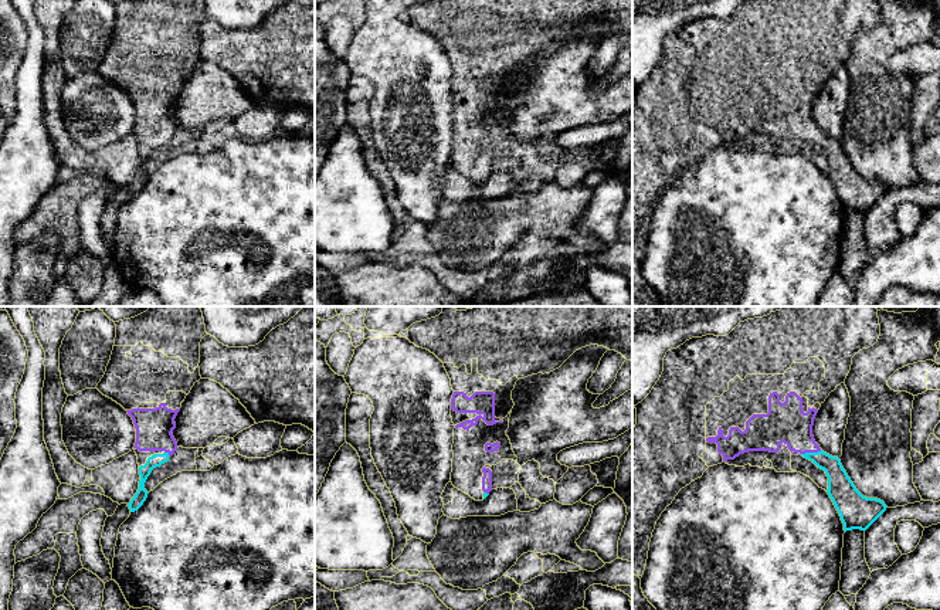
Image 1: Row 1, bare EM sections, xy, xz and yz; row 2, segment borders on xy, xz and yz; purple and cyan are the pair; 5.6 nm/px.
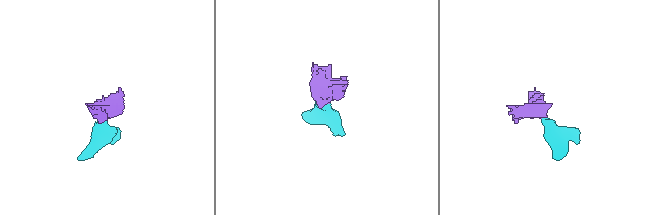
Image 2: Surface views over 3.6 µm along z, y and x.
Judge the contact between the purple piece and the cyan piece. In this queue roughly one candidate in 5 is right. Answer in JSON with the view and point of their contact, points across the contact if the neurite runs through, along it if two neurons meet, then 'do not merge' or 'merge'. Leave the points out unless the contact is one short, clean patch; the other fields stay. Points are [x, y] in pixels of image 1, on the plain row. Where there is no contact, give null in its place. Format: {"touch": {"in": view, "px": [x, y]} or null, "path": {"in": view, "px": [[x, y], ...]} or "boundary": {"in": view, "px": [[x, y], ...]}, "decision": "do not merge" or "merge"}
{"touch": {"in": "yz", "px": [811, 134]}, "path": {"in": "yz", "px": [[787, 105], [811, 134], [837, 158], [840, 168]]}, "decision": "merge"}

